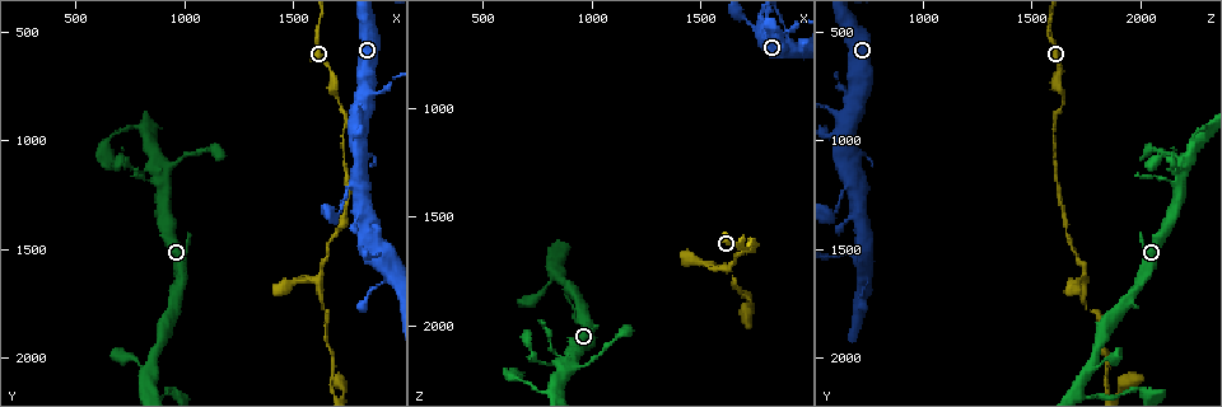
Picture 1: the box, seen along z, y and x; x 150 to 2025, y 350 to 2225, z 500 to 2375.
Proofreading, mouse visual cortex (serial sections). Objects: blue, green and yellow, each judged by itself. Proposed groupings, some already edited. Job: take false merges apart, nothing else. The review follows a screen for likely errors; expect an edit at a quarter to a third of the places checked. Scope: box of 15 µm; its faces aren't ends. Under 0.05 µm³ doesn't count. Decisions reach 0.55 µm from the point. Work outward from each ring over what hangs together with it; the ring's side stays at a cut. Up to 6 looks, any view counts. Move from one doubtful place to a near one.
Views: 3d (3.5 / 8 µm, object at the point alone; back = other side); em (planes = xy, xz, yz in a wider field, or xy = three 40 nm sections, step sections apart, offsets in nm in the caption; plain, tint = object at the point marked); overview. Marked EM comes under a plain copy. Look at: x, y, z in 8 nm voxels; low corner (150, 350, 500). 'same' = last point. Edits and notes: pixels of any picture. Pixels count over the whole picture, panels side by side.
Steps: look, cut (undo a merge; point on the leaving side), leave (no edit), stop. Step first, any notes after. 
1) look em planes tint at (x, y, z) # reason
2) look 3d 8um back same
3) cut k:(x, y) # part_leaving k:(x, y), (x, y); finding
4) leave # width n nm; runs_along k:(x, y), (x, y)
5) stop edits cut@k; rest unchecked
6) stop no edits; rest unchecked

look em xy step 3 tint at (820, 990, 2260) # sharp bend

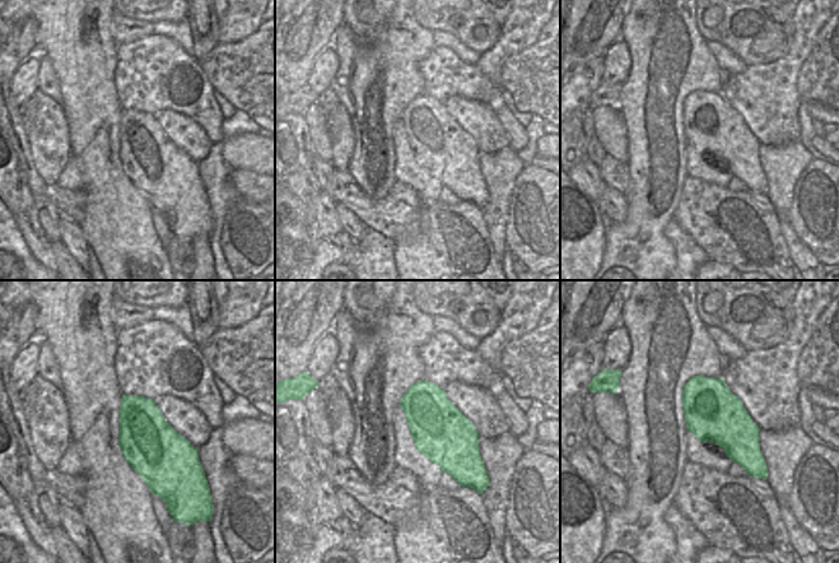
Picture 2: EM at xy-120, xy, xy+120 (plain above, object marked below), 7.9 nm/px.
look 3d 3.5um back same # wider look

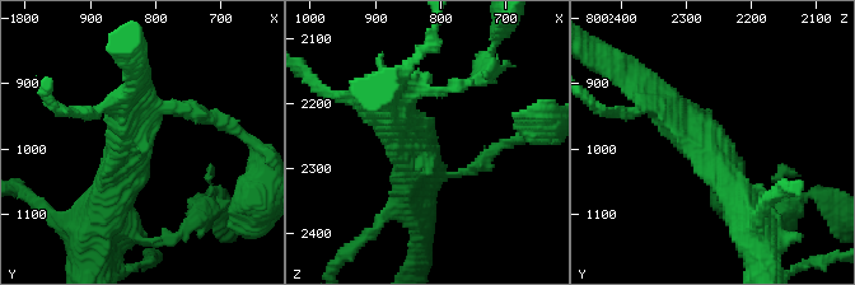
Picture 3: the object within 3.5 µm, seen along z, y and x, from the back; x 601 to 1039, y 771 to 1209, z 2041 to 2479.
leave # runs_along 3:(107, 204), (150, 113), (197, 110); continuous, no second cell

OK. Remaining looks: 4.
look 3d 3.5um back at (1640, 1790, 1760) # thin neck

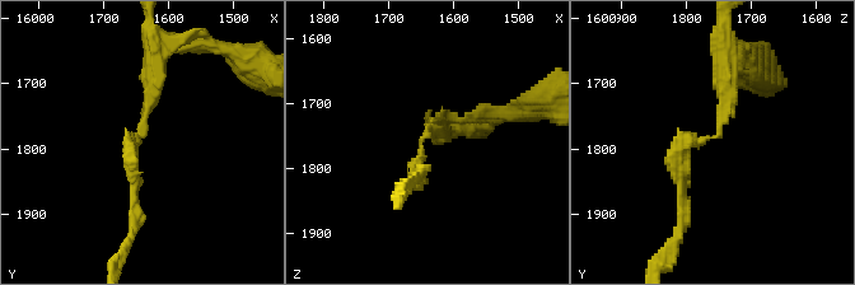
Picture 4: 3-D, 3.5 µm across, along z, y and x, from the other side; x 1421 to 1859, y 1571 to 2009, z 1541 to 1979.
look em xy step 3 tint at (1650, 1780, 1755) # arm_widths 200, 250 nm

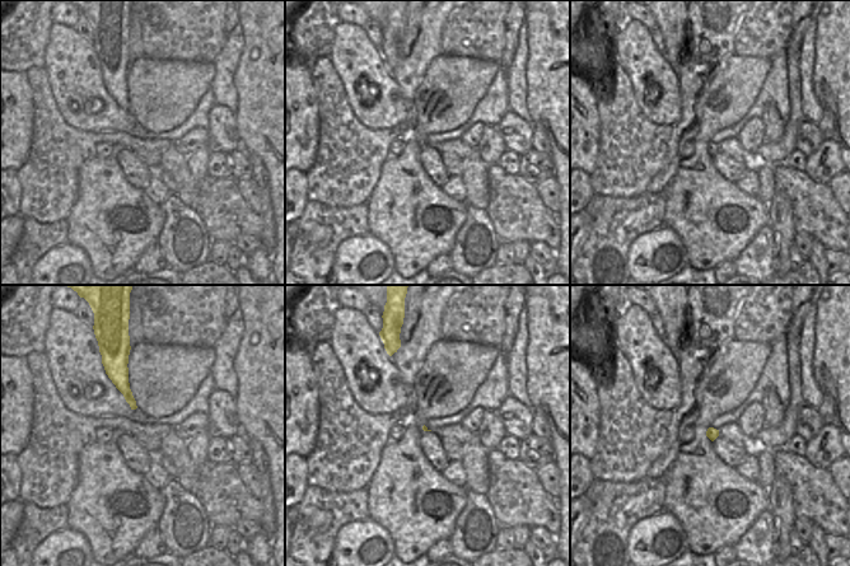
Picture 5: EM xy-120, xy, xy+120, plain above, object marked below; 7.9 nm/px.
look em xy step 2 tint same # cut it another way

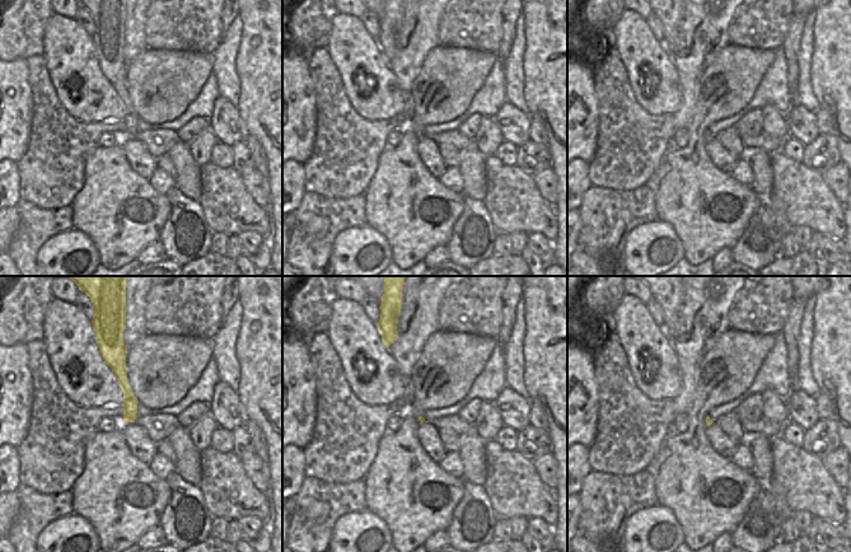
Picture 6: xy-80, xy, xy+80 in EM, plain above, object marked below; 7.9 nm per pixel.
leave # runs_along 4:(153, 57), (134, 191); one cell here

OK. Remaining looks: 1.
stop no edits; rest unchecked

